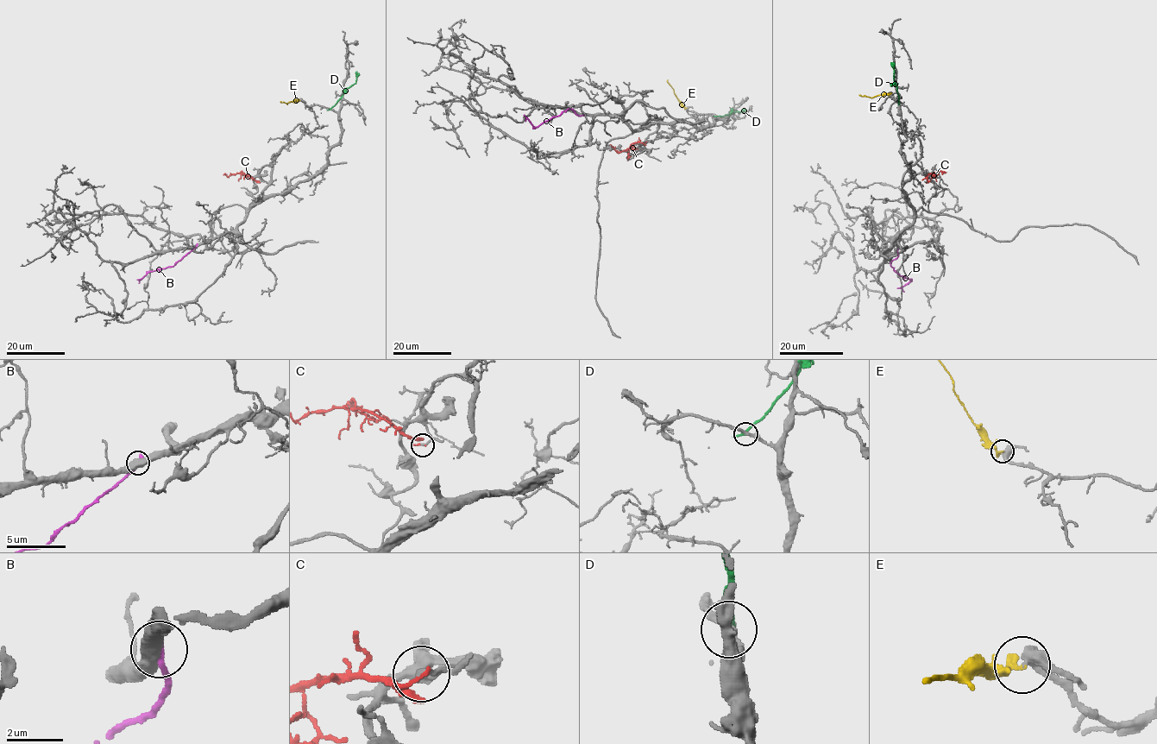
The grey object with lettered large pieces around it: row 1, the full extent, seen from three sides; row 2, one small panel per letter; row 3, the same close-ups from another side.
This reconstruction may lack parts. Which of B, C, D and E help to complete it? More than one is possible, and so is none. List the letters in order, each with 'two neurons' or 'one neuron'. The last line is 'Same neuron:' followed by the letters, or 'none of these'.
B: two neurons
C: two neurons
D: two neurons
E: one neuron
Same neuron: E

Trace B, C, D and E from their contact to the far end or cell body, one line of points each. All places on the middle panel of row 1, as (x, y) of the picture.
B: (583, 115), (578, 116), (568, 109), (536, 126), (527, 118), (525, 122)
C: (645, 141), (631, 144), (626, 150), (619, 152), (610, 144)
D: (716, 116), (743, 112), (744, 109)
E: (686, 107), (668, 79)

